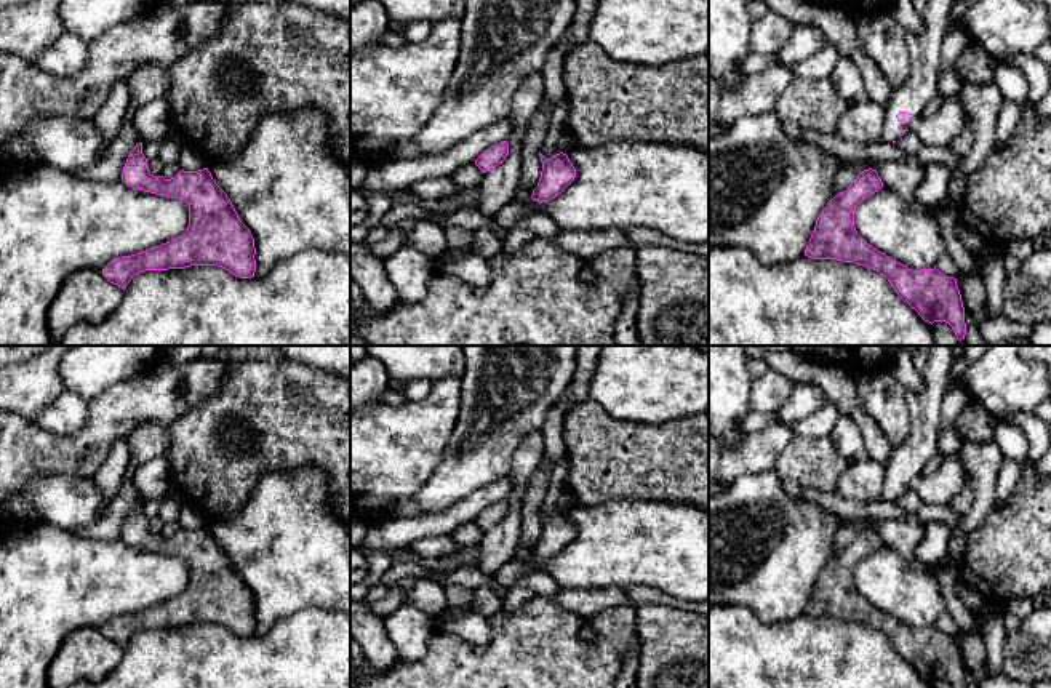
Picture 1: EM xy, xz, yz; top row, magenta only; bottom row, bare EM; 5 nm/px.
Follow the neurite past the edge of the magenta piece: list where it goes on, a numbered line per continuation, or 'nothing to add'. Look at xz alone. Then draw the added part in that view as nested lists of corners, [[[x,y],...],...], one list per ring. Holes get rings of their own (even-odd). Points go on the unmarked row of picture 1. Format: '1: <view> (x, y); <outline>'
nothing to add

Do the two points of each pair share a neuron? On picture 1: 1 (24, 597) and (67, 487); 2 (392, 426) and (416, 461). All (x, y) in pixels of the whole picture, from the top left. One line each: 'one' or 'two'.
1: two
2: one

